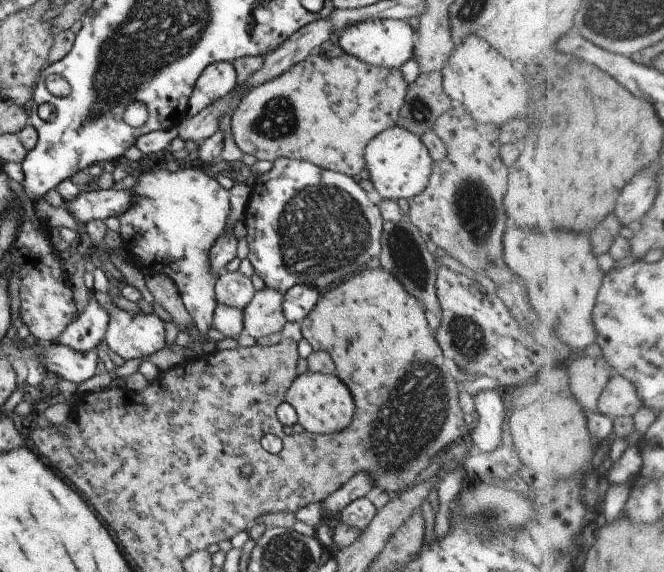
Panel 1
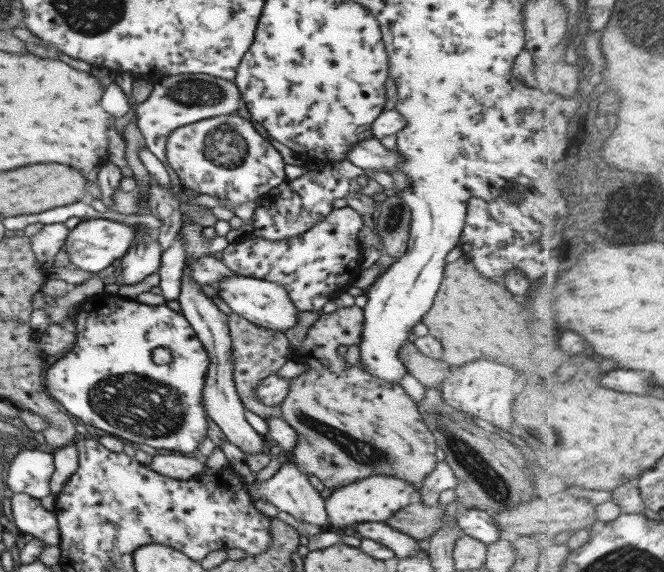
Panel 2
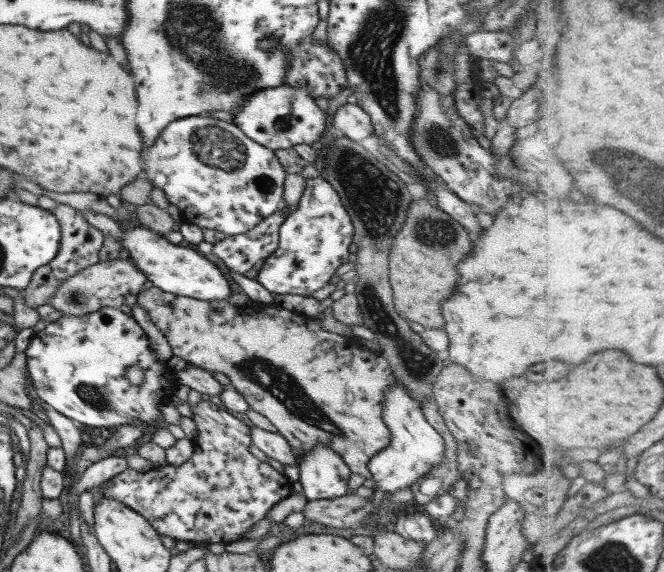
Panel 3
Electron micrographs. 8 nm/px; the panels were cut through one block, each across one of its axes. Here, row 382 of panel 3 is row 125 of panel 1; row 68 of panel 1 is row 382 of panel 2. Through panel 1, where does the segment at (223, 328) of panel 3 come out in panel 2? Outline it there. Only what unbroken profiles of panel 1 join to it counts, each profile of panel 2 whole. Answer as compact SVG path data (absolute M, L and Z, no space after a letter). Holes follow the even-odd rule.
M353 305L351 307L337 308L331 313L319 312L318 319L310 325L306 331L305 336L301 340L299 347L293 347L289 352L295 356L293 362L297 364L303 364L306 366L305 371L303 371L298 376L290 378L289 390L285 395L285 398L278 405L280 410L280 417L283 421L295 431L297 435L297 442L293 445L293 450L290 452L291 461L293 464L302 472L305 472L315 478L319 479L323 486L327 489L335 490L341 486L346 486L352 482L358 481L359 479L367 478L369 476L393 476L393 478L399 478L406 480L409 486L413 486L413 496L416 496L421 492L421 486L423 486L423 480L433 471L435 467L435 440L433 435L429 433L429 428L423 425L421 417L419 416L419 410L416 407L414 400L404 393L403 387L400 383L388 383L383 379L378 379L373 375L370 375L363 367L361 363L356 363L355 365L348 366L345 363L343 357L337 354L337 348L339 346L351 346L351 344L359 344L361 331L363 328L363 311L362 308Z

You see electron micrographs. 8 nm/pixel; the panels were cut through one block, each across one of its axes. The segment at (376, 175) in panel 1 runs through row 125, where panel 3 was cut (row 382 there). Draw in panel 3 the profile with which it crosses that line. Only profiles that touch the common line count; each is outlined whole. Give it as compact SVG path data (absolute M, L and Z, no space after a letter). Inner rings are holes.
M393 382L383 396L381 418L390 433L389 443L367 462L366 468L375 482L374 488L386 495L383 503L388 504L397 490L408 488L441 463L444 445L442 437L426 422L419 402L399 382Z

